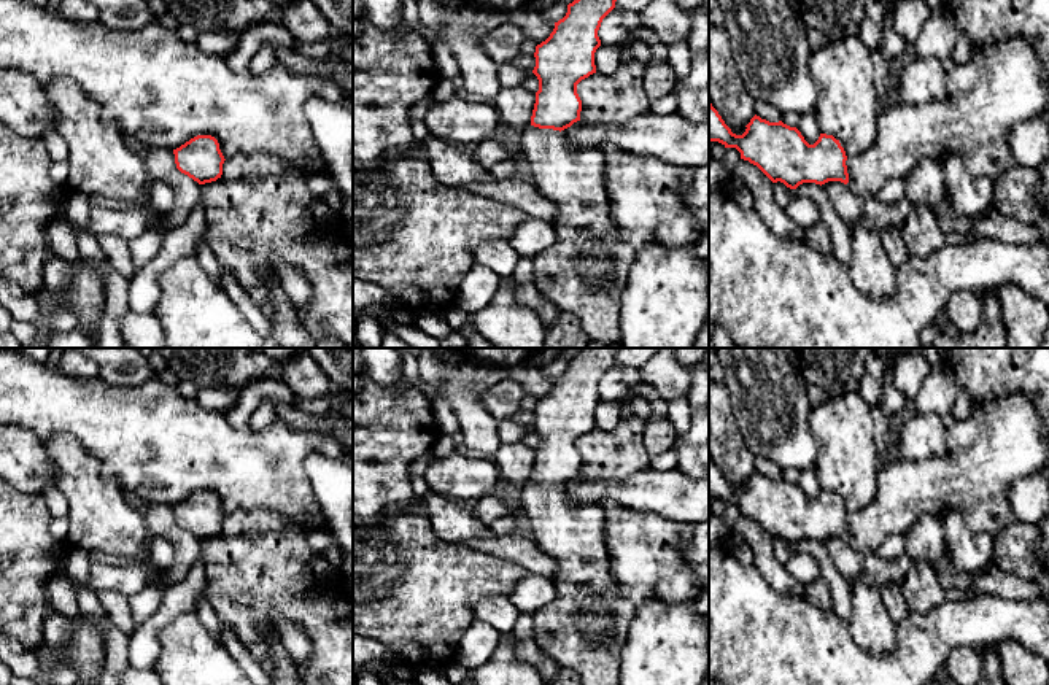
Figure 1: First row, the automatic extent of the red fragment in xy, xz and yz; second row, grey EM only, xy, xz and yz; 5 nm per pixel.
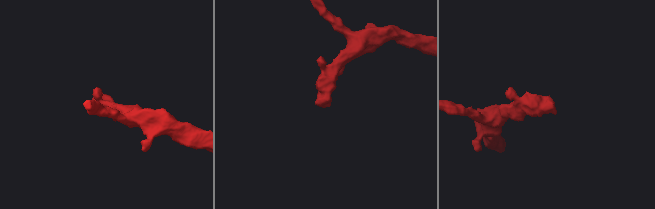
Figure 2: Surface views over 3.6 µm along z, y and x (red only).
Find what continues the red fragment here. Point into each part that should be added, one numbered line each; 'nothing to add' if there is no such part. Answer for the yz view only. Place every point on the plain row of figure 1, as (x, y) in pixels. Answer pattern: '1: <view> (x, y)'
1: yz (1000, 442)

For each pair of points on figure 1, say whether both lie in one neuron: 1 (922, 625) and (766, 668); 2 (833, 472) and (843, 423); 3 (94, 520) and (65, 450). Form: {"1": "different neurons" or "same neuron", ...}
{"1": "same neuron", "2": "same neuron", "3": "same neuron"}

